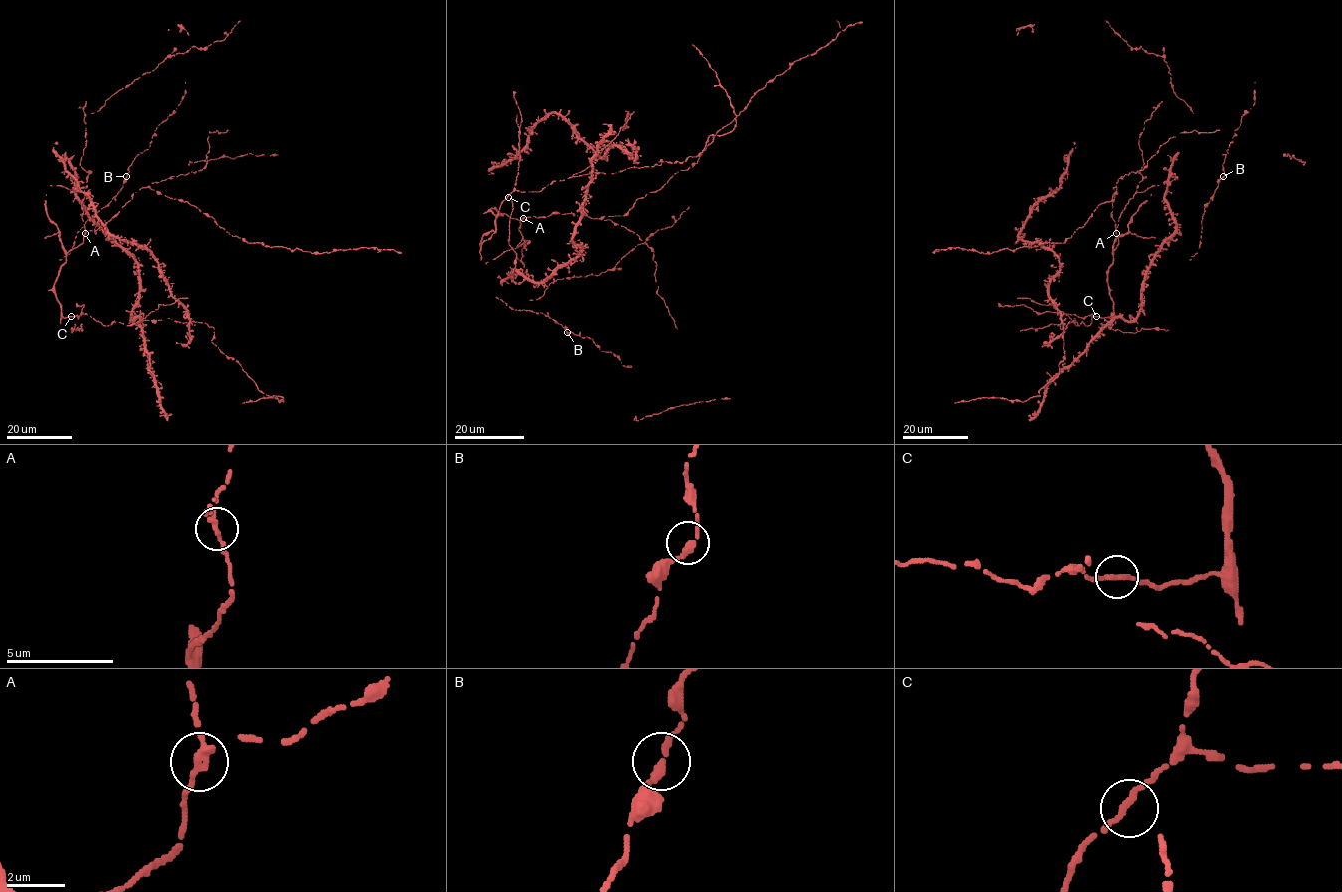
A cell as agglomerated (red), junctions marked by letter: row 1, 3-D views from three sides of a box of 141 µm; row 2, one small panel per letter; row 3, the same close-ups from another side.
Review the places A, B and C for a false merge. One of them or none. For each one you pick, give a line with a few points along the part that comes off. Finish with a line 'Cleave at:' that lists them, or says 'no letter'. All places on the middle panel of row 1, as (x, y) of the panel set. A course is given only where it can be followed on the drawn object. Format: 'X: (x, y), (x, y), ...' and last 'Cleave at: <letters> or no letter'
Cleave at: no letter

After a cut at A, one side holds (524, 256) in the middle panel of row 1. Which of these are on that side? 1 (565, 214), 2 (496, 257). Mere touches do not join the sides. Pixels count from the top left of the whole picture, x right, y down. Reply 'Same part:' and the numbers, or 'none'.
Same part: 1, 2

